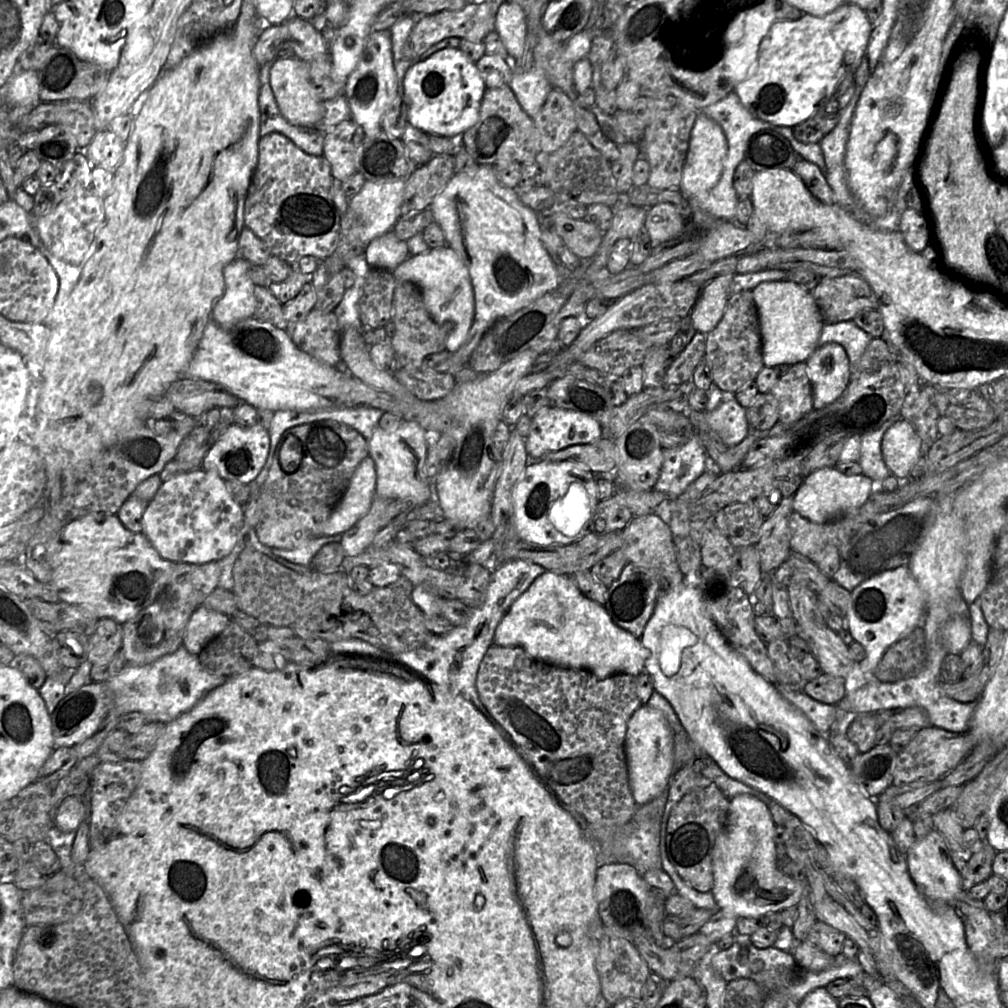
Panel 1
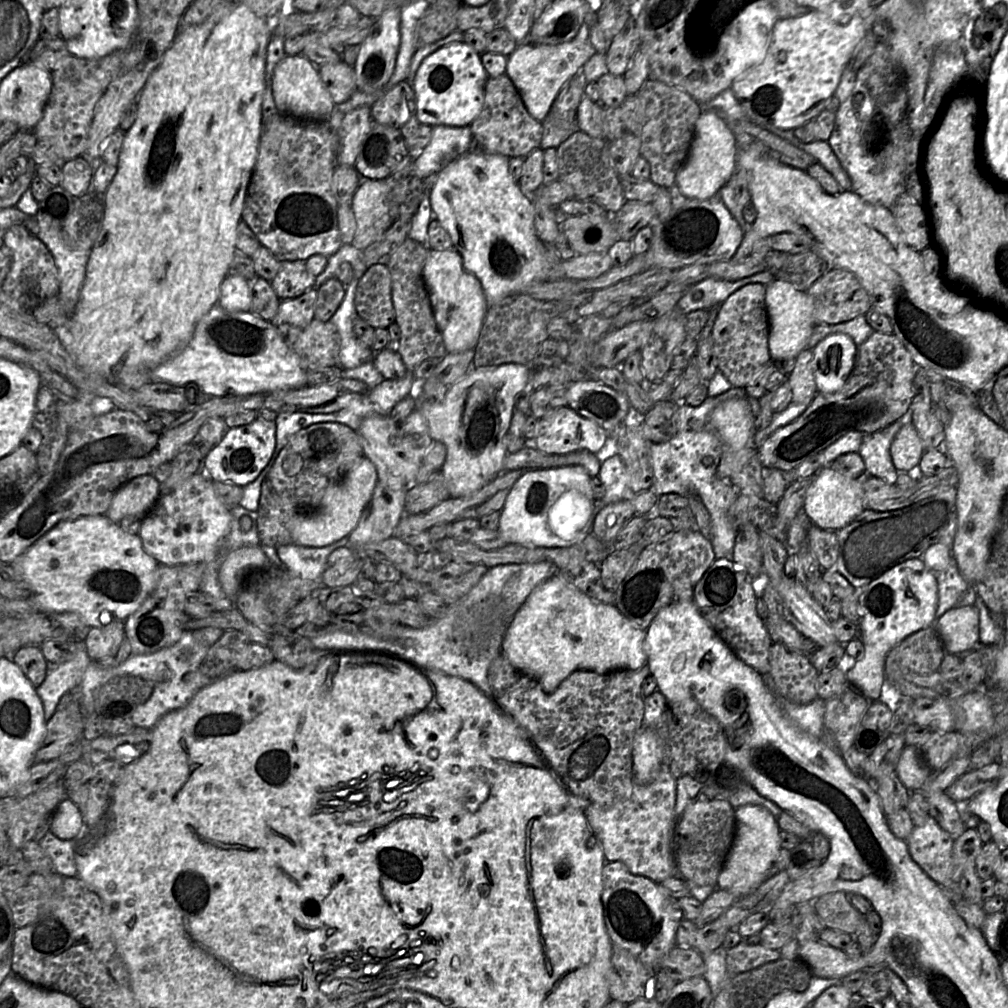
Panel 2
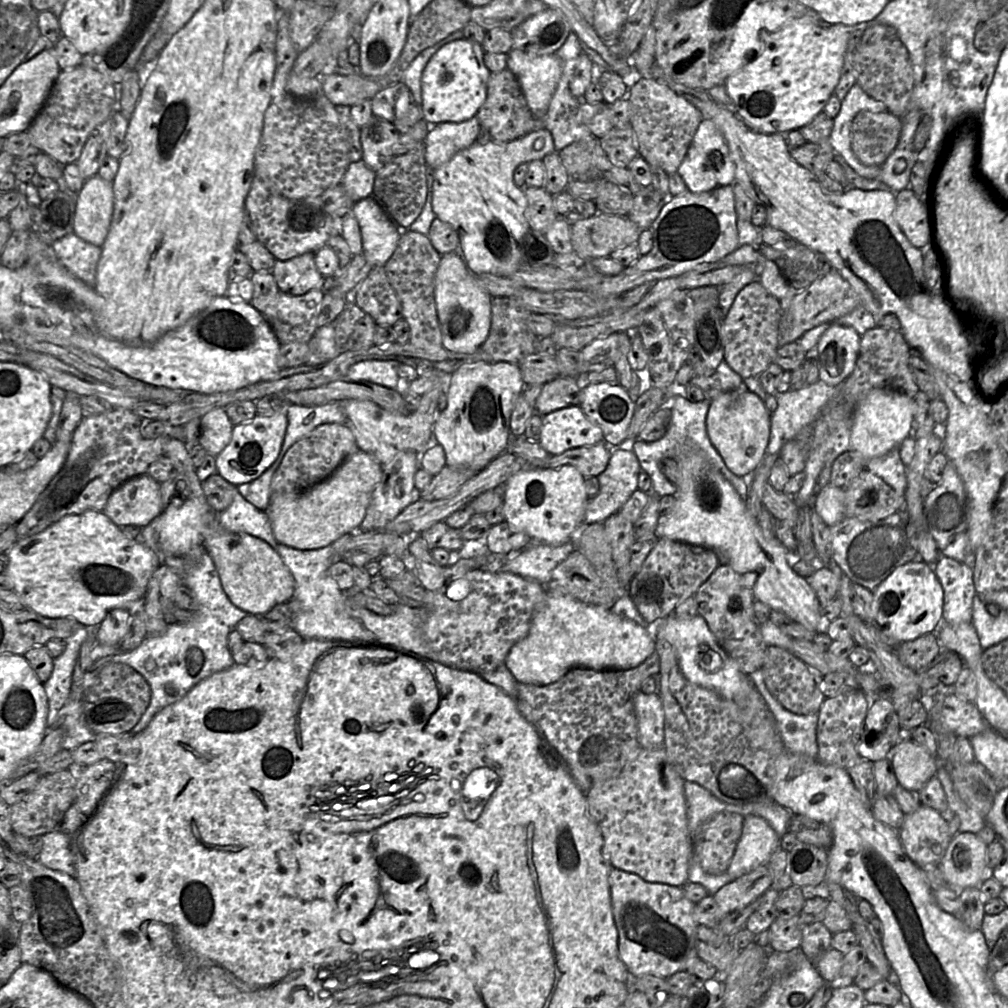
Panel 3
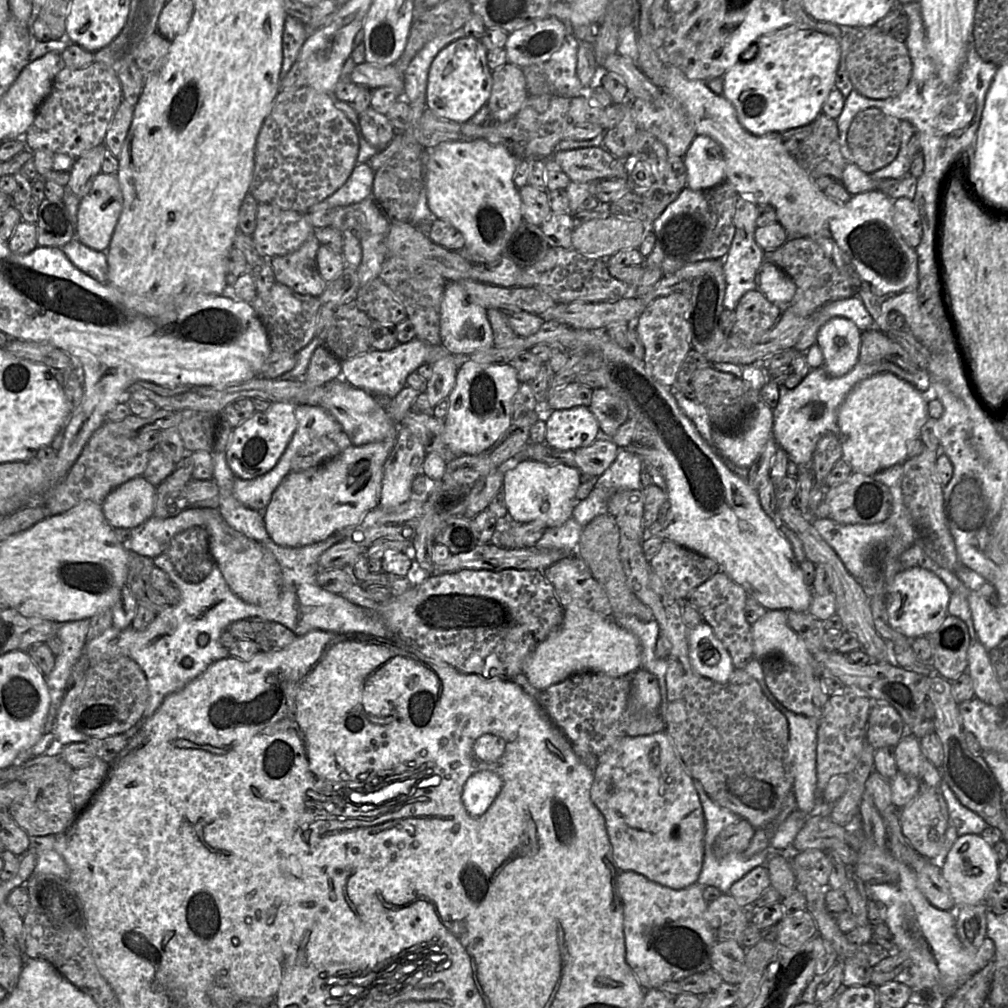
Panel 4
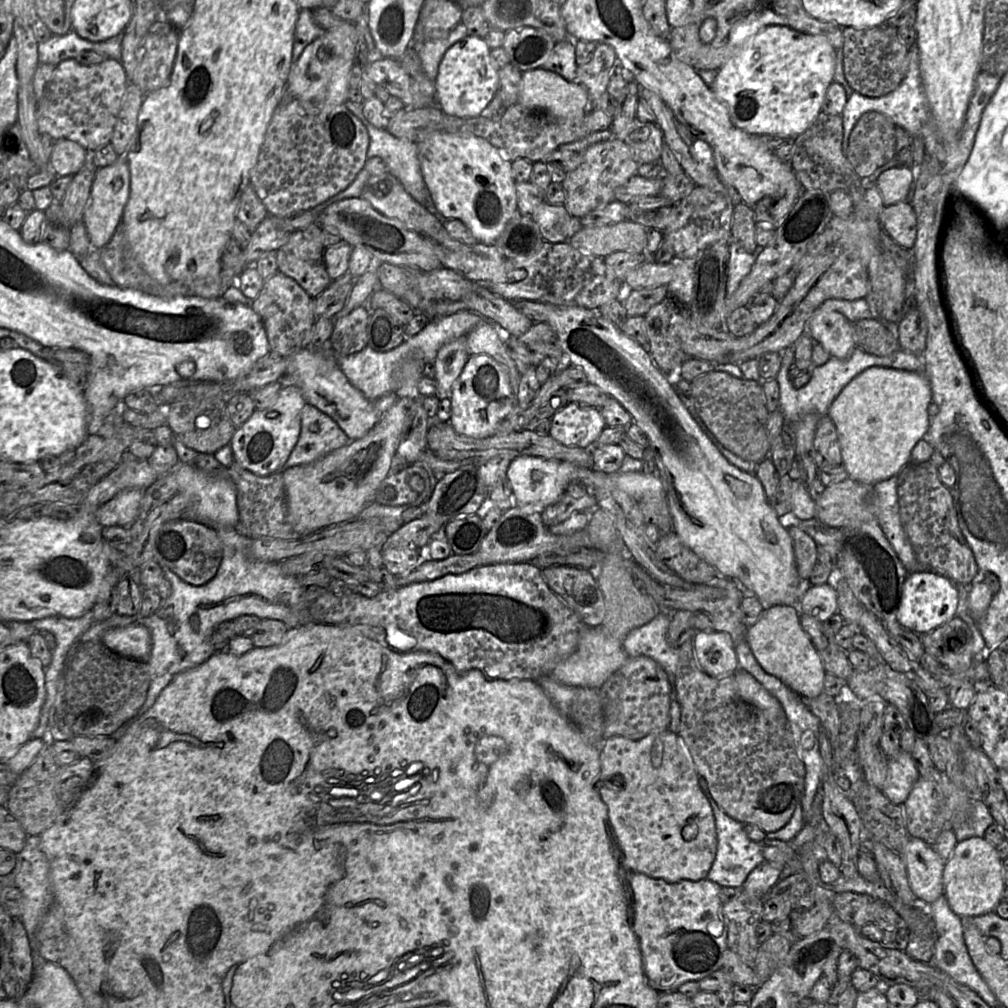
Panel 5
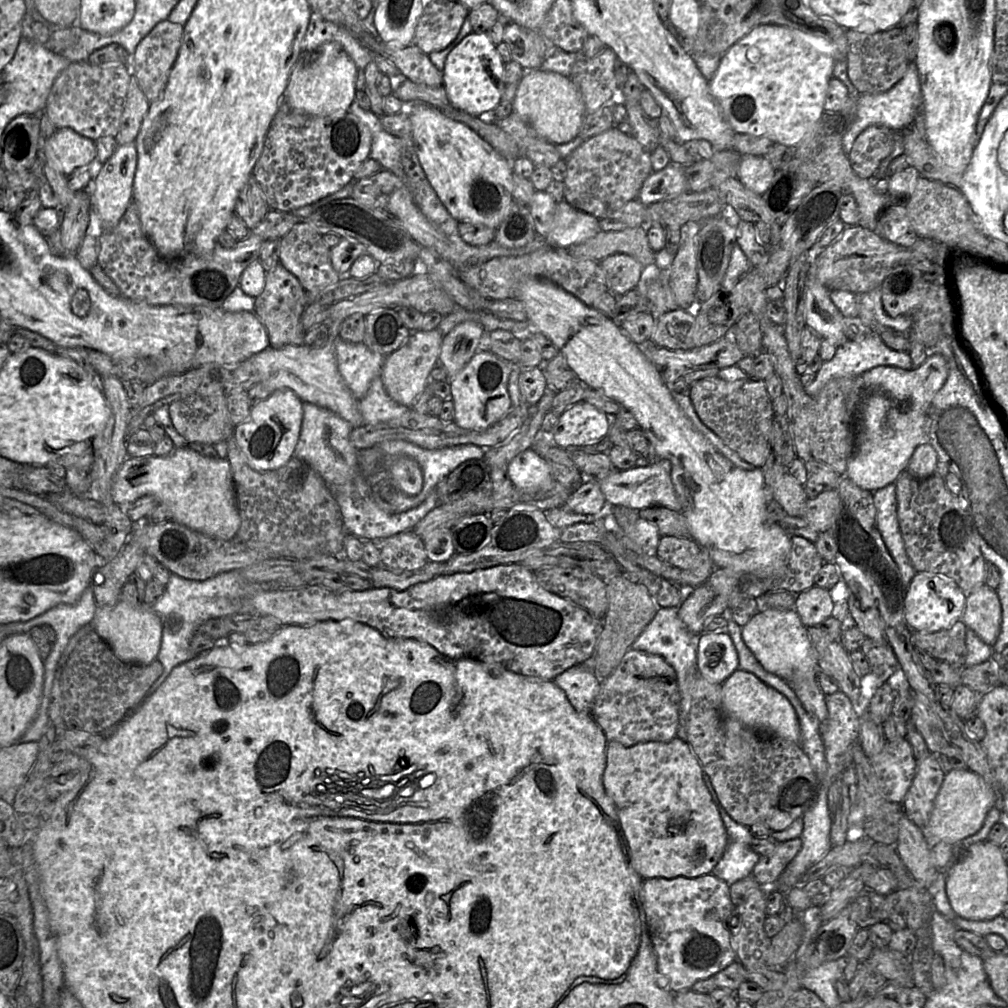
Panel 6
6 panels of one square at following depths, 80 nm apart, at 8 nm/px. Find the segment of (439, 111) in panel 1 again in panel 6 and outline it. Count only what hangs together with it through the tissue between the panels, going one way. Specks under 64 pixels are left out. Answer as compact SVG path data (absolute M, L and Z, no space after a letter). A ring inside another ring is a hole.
M472 32L448 54L442 71L442 86L457 109L474 116L489 115L499 105L506 88L504 67L505 63L487 32Z

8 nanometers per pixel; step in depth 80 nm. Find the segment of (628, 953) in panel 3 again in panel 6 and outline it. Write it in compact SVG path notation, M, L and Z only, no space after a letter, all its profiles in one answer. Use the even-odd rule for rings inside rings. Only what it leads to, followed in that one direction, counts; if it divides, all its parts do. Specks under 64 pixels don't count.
M712 873L693 878L679 876L671 879L655 877L642 880L640 899L646 927L657 957L657 970L667 979L668 989L672 992L689 991L695 982L713 977L736 961L737 956L727 927L727 918L735 906L729 888L729 884Z

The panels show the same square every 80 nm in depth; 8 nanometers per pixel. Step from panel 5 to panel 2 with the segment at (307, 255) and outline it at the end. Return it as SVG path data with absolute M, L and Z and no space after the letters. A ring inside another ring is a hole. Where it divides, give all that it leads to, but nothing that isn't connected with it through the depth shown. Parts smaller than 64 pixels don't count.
M305 260L282 261L276 277L271 282L280 300L303 295L313 288L316 276L307 270Z

